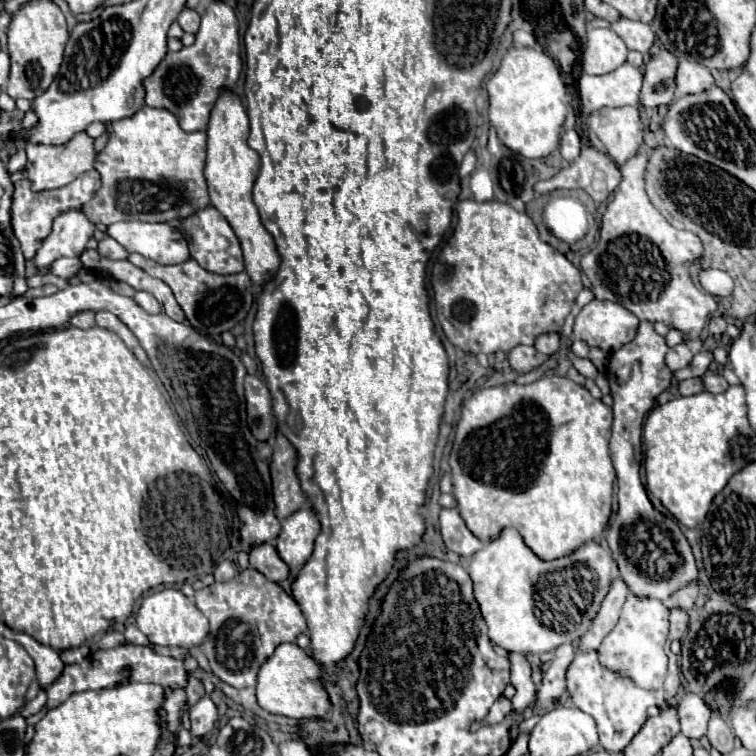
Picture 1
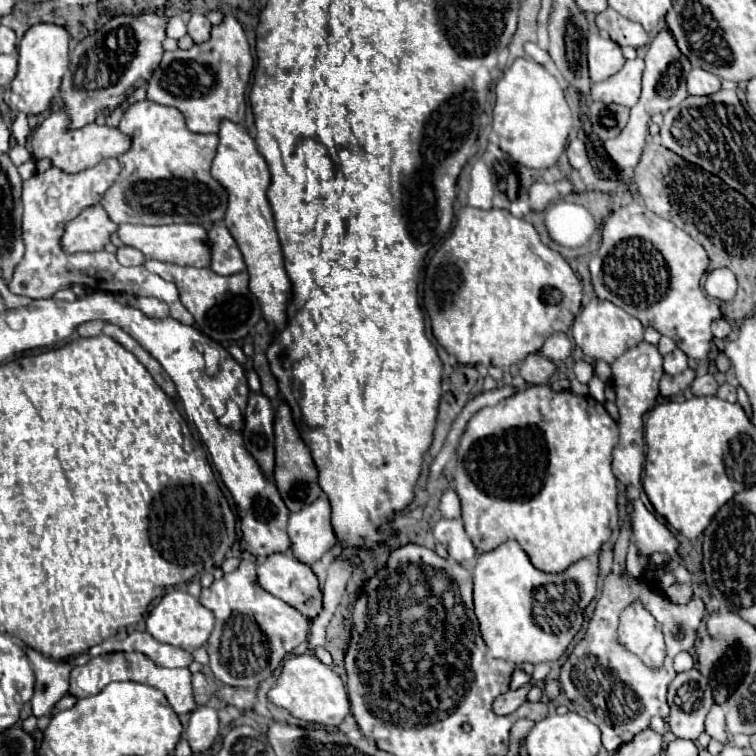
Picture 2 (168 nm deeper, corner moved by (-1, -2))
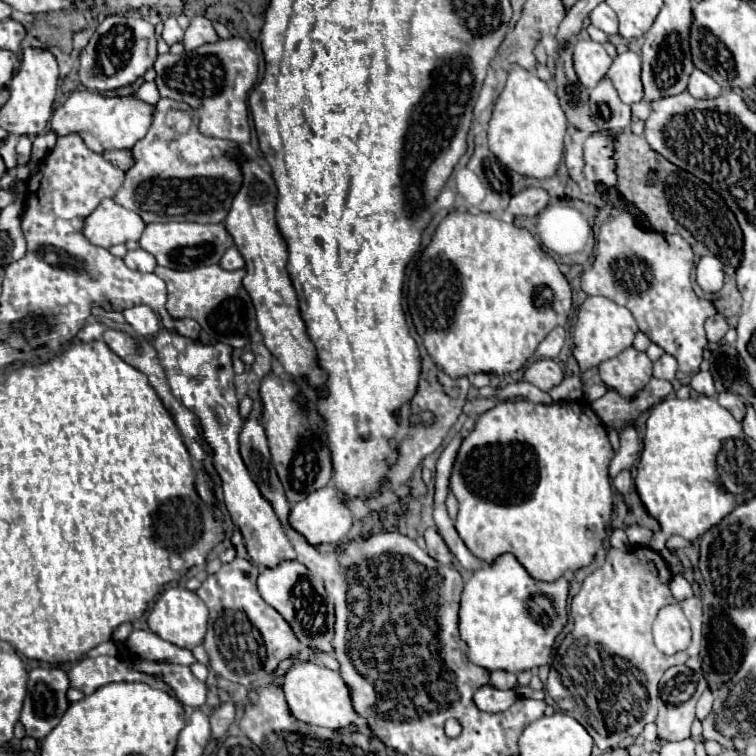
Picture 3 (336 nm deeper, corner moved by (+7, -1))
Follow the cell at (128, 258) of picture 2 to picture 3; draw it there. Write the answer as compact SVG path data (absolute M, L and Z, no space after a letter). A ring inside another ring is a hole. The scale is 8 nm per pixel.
M135 249L135 251L127 251L127 255L123 257L125 265L143 273L151 273L157 267L157 261L151 253L147 253L145 249Z

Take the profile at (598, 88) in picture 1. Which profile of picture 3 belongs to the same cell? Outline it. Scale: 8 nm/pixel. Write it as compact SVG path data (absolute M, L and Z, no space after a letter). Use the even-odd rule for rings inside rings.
M625 51L613 59L613 65L607 73L611 77L623 103L633 105L643 99L641 83L641 57L635 51Z

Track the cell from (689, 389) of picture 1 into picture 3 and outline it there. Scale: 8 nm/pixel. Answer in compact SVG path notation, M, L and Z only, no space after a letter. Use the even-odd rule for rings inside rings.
M699 371L693 375L691 379L691 389L701 393L701 395L715 395L715 385L713 385L713 377L709 371Z

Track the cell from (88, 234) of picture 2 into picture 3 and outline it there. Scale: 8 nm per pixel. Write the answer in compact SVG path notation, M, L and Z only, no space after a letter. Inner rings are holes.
M105 199L99 209L87 217L83 233L93 245L107 249L117 243L139 241L145 227L135 211L117 205L113 199Z

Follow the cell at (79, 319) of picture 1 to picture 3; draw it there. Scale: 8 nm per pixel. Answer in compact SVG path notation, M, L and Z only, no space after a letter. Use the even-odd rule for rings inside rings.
M95 321L95 323L87 323L87 325L79 331L77 339L79 339L79 341L85 341L85 343L99 341L99 339L101 339L101 335L103 335L103 331L107 331L107 329L109 329L109 325L99 323L99 321Z

